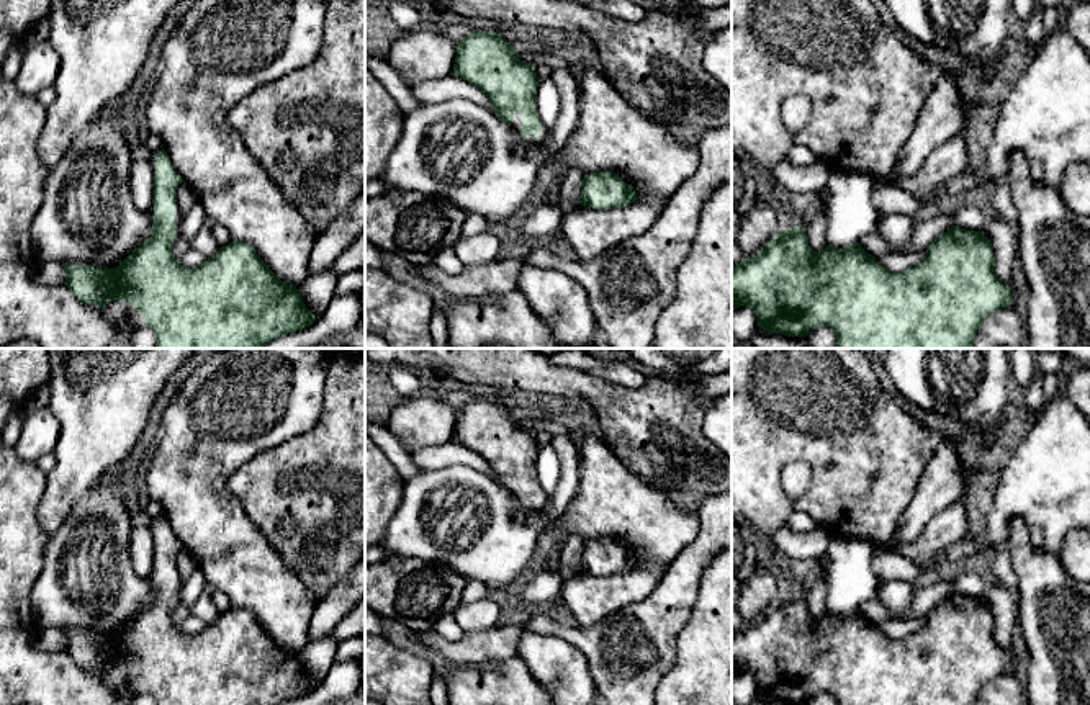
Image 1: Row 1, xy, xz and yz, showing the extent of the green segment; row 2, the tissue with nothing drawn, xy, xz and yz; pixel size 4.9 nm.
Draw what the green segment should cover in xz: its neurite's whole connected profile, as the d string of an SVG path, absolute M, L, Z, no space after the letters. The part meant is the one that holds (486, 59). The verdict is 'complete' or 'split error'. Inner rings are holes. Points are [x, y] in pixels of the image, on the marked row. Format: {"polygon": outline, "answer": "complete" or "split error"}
{"polygon": "M476 29L458 44L452 75L457 75L488 97L496 116L522 139L538 144L550 128L537 113L538 77L535 65L519 59L511 43L491 31Z", "answer": "split error"}

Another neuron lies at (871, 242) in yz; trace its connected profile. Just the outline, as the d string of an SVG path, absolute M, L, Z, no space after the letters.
M876 231L863 236L858 244L874 257L894 252L894 245L884 240Z

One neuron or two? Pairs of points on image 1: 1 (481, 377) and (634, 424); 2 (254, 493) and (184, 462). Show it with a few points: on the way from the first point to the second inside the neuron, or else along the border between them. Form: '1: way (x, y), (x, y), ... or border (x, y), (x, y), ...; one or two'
1: way (519, 377), (537, 377), (596, 395); one
2: border (254, 455), (226, 478), (226, 488), (243, 512); two

